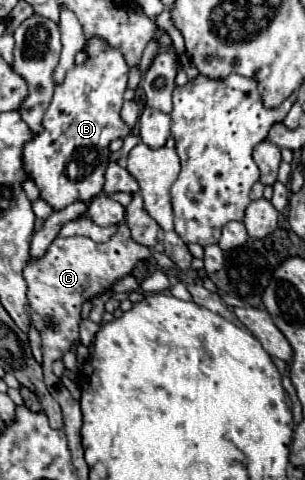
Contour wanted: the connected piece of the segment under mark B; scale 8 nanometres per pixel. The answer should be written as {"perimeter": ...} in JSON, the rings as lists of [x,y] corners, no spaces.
{"perimeter":[[[92,36],[86,40],[84,46],[86,52],[86,62],[80,66],[74,66],[62,84],[56,86],[54,98],[46,110],[46,116],[42,120],[44,132],[34,134],[34,140],[30,140],[24,146],[24,166],[28,174],[34,178],[36,186],[42,190],[42,200],[46,200],[54,210],[62,210],[68,204],[82,200],[88,202],[94,196],[102,194],[102,180],[110,156],[110,142],[116,138],[128,136],[132,130],[130,126],[122,120],[120,108],[124,102],[124,92],[128,84],[128,64],[118,48],[110,48],[102,38]]]}

